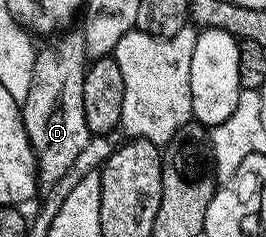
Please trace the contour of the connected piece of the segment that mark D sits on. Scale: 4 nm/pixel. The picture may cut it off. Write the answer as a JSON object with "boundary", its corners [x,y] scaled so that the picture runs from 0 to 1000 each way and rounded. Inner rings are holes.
{"boundary":[[[263,118],[192,156],[173,198],[128,228],[113,354],[75,430],[83,519],[143,679],[143,764],[184,793],[282,713],[293,662],[346,595],[316,506],[316,321],[331,249],[305,122]],[[252,139],[252,143],[248,143]],[[158,211],[158,215],[154,215]]]}

